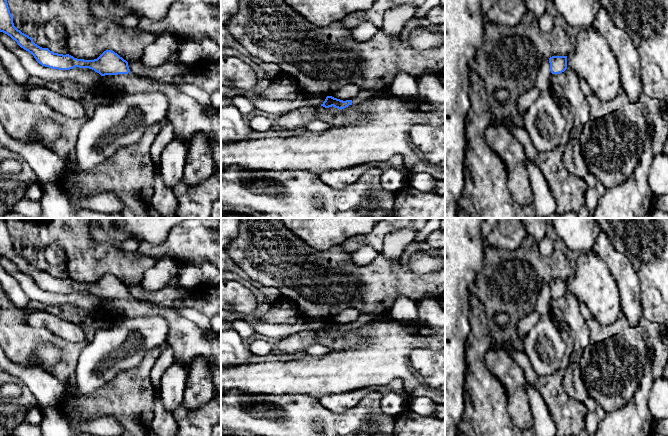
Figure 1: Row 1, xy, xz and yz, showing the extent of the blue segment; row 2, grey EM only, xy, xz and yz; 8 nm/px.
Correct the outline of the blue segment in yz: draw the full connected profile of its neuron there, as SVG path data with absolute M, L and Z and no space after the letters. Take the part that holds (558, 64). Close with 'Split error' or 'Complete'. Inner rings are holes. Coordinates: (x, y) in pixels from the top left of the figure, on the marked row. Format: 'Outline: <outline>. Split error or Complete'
Outline: M552 56L549 58L552 74L560 74L567 69L567 56Z. Complete

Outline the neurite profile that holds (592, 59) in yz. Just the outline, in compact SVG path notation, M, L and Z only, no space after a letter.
M593 27L578 30L576 45L567 55L567 68L584 79L592 93L603 101L614 99L622 89L617 59Z

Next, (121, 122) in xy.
M159 92L116 94L112 95L108 104L98 104L91 118L79 132L75 154L76 167L83 171L91 171L118 149L134 144L141 138L147 126L166 121L168 106L168 99Z

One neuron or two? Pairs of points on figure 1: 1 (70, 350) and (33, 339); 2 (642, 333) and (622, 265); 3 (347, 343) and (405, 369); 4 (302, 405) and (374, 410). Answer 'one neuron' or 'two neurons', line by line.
1: one neuron
2: two neurons
3: two neurons
4: one neuron

